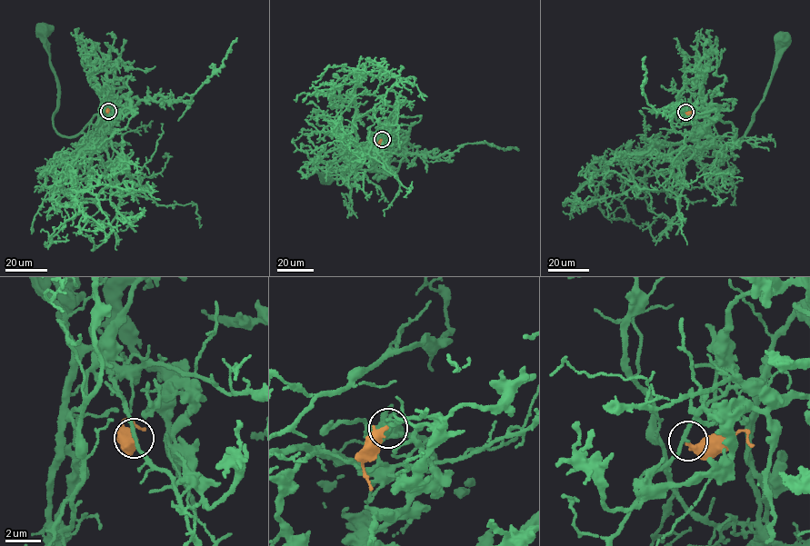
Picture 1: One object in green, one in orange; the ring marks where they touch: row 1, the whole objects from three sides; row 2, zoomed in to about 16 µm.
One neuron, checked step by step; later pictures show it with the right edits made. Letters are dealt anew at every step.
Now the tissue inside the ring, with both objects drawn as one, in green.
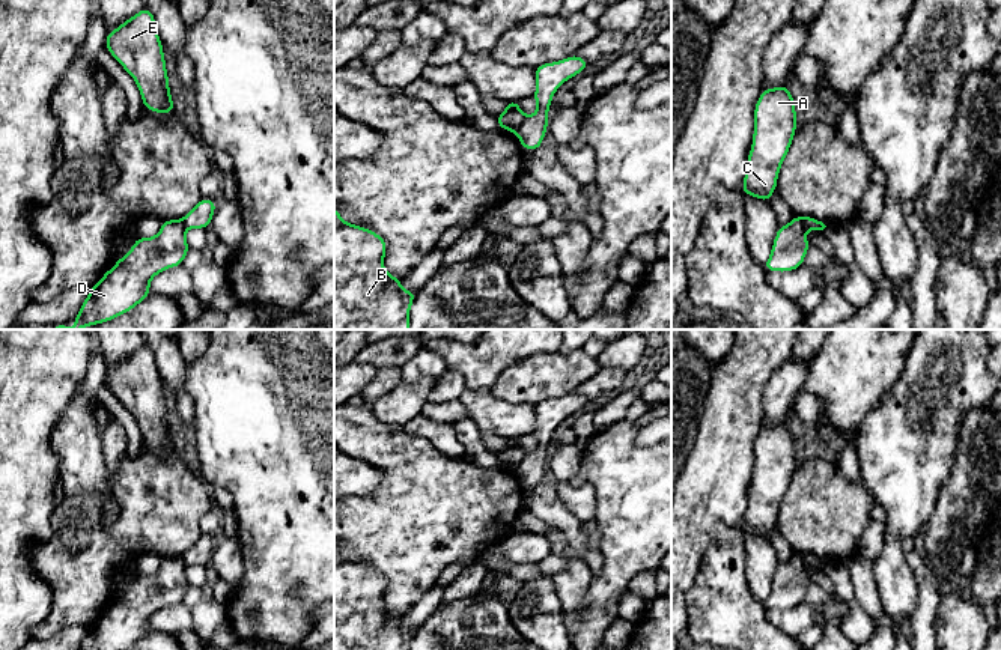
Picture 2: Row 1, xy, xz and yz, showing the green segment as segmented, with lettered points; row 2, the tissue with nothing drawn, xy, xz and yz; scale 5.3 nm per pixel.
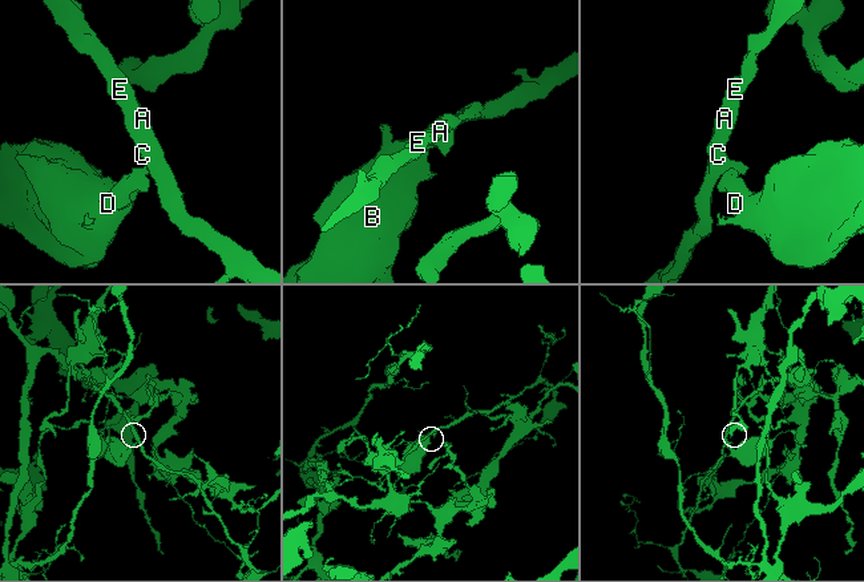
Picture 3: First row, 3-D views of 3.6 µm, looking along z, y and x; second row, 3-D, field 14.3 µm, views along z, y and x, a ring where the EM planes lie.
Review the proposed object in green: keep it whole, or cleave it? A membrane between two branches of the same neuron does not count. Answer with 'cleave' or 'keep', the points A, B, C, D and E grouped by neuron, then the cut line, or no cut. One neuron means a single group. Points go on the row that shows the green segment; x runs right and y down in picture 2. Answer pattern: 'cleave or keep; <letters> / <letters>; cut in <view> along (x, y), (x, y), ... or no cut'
cleave; A C E / B D; cut in xz along (526, 118), (515, 131)

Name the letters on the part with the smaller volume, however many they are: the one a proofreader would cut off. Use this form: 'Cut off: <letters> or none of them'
Cut off: B, D

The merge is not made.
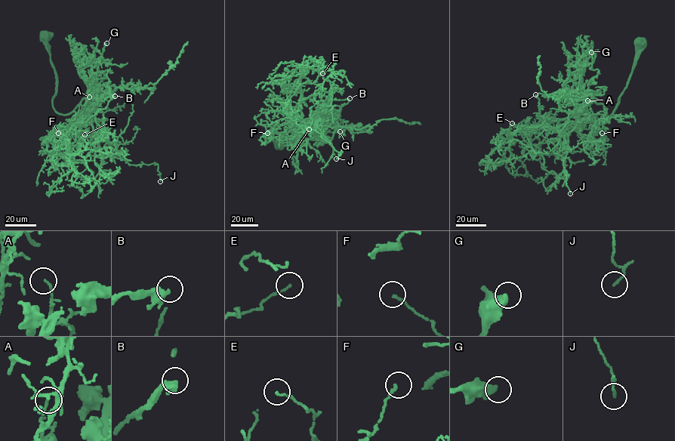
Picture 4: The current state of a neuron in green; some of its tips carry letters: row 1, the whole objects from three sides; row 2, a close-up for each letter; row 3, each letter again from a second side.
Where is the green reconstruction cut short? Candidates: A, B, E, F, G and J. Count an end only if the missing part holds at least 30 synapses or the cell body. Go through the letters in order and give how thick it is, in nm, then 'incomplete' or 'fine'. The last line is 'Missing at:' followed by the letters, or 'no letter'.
A: 80 nm | fine
B: 320 nm | fine
E: 100 nm | fine
F: 150 nm | fine
G: 550 nm | fine
J: 90 nm | fine
Missing at: no letter

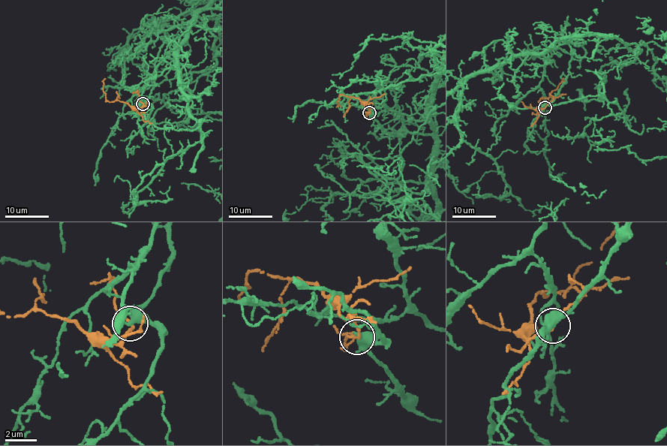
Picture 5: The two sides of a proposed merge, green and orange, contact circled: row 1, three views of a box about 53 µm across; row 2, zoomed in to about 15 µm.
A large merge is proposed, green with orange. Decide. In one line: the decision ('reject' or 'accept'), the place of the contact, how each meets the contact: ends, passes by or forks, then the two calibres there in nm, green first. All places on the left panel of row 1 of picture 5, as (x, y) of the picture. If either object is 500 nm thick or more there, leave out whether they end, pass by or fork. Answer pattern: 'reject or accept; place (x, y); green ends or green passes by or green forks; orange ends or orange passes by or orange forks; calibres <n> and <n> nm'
reject; place (142, 103); calibres 600 and 150 nm

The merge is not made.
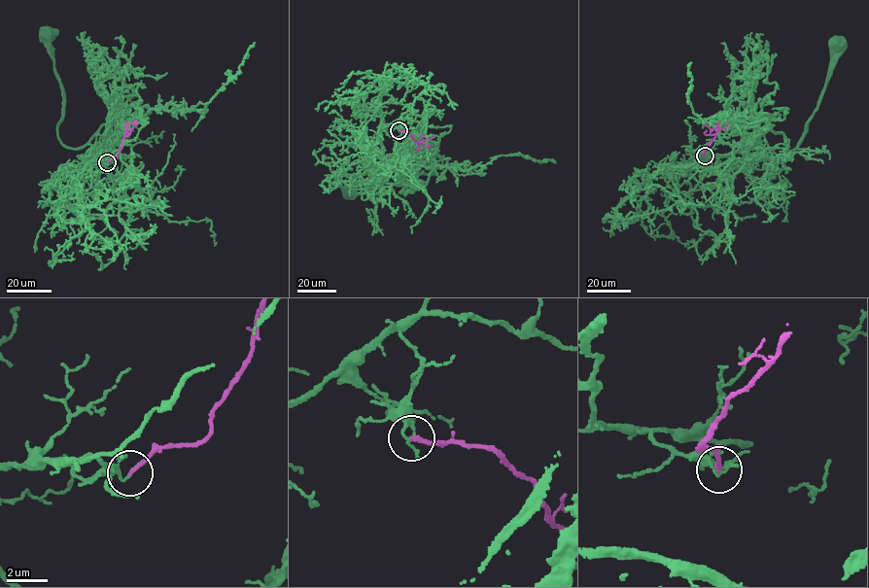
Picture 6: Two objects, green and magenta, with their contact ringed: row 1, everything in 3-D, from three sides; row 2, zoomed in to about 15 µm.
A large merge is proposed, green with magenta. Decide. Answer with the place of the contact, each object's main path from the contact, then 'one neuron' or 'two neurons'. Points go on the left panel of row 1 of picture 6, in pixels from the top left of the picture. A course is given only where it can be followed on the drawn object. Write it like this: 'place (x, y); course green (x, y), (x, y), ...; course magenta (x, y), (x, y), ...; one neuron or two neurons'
place (107, 162); course green (107, 162), (88, 161), (119, 138), (123, 121), (104, 123), (80, 148), (59, 140), (62, 95), (49, 32); course magenta (107, 162), (116, 158), (121, 150), (128, 123), (137, 121); two neurons

